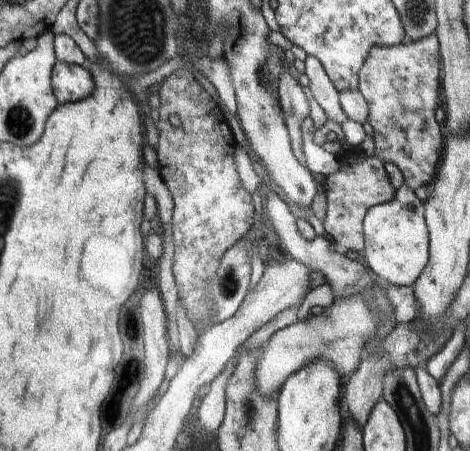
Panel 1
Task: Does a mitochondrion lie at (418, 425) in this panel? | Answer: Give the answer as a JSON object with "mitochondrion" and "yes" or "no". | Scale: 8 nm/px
{"mitochondrion":"yes"}

